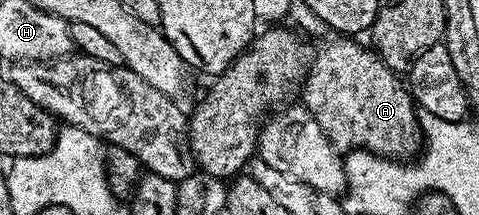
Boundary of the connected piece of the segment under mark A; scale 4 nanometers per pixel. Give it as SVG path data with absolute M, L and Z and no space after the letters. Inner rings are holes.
M335 36L332 42L327 42L319 51L314 51L307 67L307 77L301 83L301 94L303 90L302 105L306 106L308 112L321 124L325 136L332 142L336 150L340 152L350 152L352 150L372 150L374 154L379 154L383 158L393 158L396 160L407 160L420 153L425 142L425 135L419 128L419 114L417 113L417 103L411 97L410 89L405 85L404 79L398 73L386 66L385 60L370 45L362 46L359 40L351 36Z

